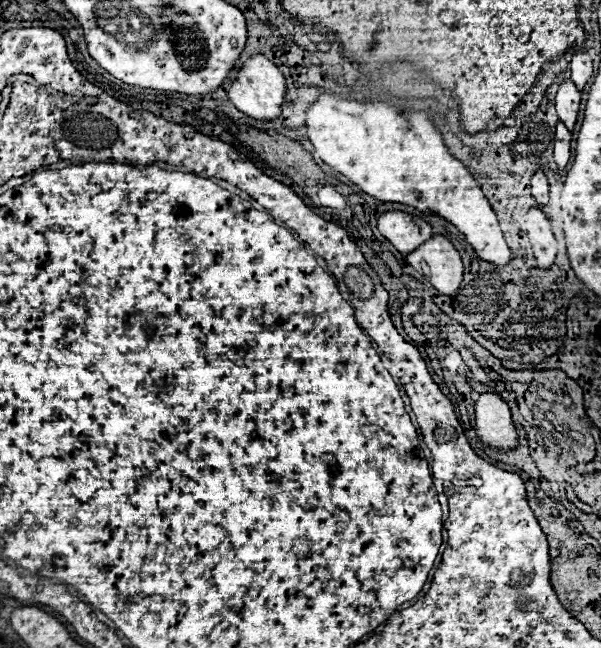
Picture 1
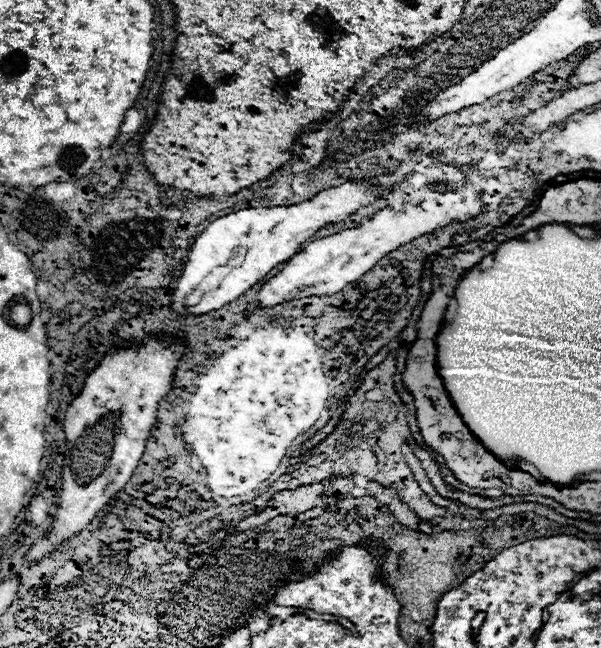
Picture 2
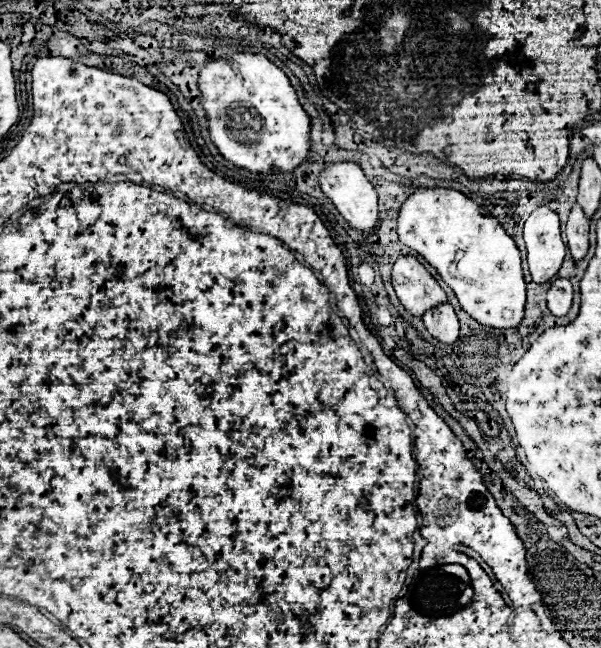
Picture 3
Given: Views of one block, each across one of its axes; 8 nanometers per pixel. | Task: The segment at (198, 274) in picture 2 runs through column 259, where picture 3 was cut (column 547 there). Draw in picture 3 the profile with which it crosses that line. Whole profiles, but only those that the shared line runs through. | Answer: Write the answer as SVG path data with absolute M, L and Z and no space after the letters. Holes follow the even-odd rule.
M546 206L534 210L524 224L528 266L536 284L552 280L564 260L564 242L560 236L558 214Z

